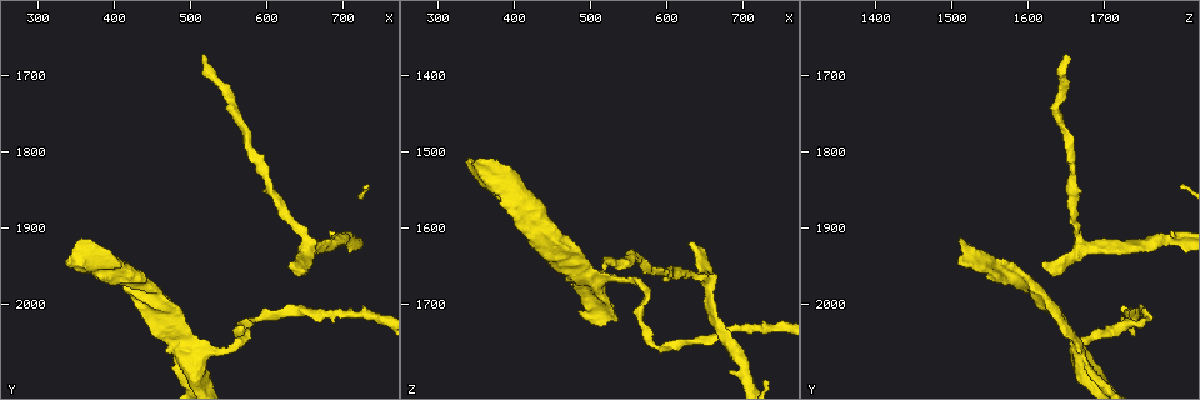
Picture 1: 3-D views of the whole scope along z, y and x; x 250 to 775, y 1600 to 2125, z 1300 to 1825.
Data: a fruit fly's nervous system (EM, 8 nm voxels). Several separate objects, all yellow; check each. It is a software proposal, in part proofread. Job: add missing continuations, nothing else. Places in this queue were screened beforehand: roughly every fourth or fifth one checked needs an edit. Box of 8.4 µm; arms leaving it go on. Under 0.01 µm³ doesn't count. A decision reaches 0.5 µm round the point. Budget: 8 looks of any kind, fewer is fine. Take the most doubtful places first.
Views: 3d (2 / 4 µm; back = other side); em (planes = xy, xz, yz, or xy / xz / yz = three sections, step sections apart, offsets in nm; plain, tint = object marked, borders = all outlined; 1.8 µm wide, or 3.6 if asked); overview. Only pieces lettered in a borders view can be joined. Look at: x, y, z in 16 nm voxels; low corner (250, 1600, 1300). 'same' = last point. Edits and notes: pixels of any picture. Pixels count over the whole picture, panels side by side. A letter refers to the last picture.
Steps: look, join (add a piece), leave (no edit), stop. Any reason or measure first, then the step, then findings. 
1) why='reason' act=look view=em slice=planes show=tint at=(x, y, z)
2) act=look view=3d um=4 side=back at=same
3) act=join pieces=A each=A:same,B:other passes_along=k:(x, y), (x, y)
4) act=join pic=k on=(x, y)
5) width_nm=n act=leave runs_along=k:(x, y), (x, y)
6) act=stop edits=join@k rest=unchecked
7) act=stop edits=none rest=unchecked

why='an open end' act=look view=em slice=planes show=borders at=(520, 1675, 1650)

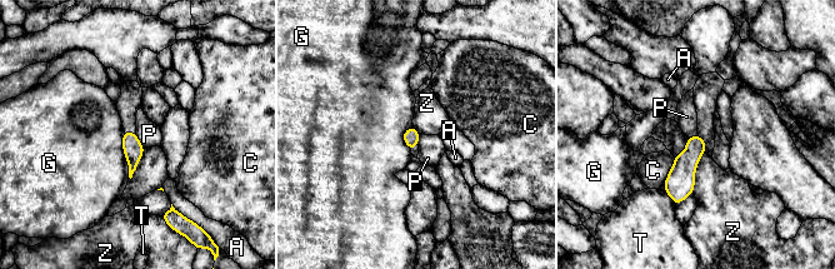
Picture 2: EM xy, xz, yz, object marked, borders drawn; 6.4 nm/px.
longest_contact=G:300nm act=leave each=A:other,C:other,G:other,P:other,T:other,Z:other found='none of them fits'

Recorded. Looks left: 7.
why='thin end' act=look view=em slice=xz step=8 show=tint at=(630, 1950, 1620)

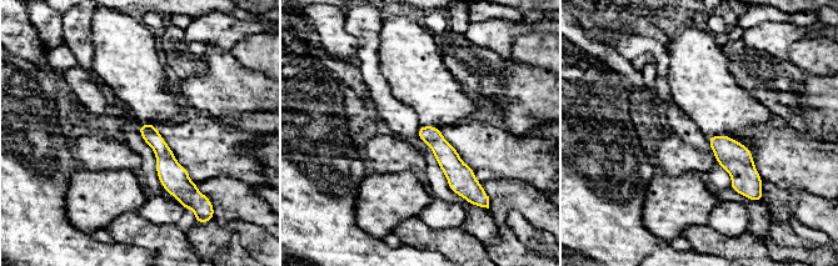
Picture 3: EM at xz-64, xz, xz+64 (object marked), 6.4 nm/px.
why='another direction' act=look view=em slice=planes show=borders at=same

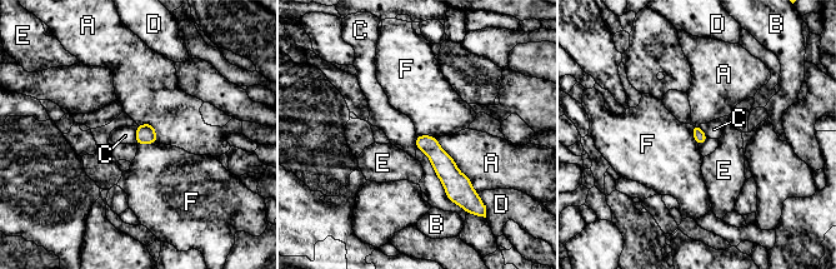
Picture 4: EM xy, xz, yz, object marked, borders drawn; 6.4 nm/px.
act=join pieces=F each=A:other,B:other,C:other,D:other,E:other,F:same passes_along=4:(145, 133), (148, 143), (161, 179) found='it goes on there'

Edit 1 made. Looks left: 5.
why='calibre changes' act=look view=3d um=4 at=(500, 2060, 1665)

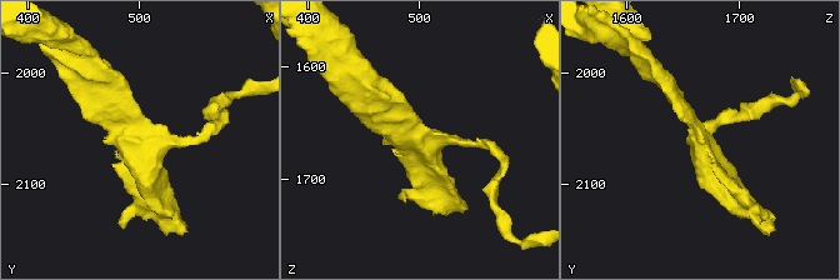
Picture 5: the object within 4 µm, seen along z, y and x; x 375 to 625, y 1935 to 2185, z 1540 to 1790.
act=look view=em slice=yz step=4 show=tint at=(502, 2062, 1666)

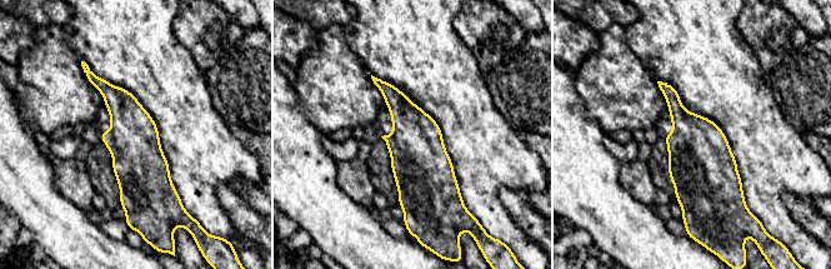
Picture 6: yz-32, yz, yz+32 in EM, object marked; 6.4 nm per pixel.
why='another direction' act=look view=em slice=planes show=borders at=same

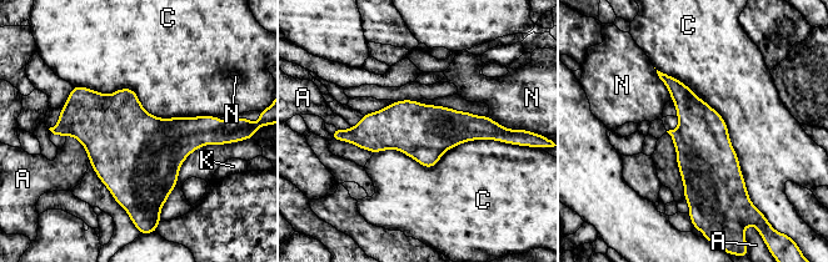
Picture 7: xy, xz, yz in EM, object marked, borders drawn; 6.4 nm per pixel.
longest_contact=C:1050nm act=leave each=A:other,C:other,K:other,N:other border=7:(654, 66), (722, 117), (752, 201) found='none of them fits'

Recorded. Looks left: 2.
act=stop edits=join@4 rest=unchecked

